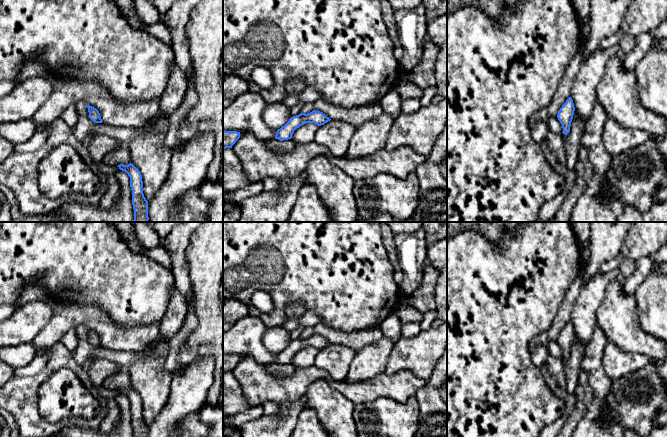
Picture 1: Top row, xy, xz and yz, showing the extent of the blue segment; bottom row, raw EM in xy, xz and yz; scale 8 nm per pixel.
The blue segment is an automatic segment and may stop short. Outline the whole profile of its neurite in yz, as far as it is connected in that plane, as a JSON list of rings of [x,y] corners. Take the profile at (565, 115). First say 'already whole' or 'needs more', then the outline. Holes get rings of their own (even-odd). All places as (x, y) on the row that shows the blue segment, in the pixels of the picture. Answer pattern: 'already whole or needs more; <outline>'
already whole; [[[571,97],[560,108],[557,118],[562,124],[563,134],[567,135],[570,132],[570,126],[573,119],[575,107]]]

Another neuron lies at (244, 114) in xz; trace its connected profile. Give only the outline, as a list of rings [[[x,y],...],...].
[[[247,91],[223,108],[223,130],[250,132],[261,140],[275,139],[278,129],[269,127],[262,118],[268,103],[256,92]]]

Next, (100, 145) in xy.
[[[93,134],[90,145],[87,148],[100,171],[106,175],[112,175],[120,171],[117,166],[109,166],[103,162],[103,158],[111,151],[121,148],[123,145],[116,139],[107,135]]]

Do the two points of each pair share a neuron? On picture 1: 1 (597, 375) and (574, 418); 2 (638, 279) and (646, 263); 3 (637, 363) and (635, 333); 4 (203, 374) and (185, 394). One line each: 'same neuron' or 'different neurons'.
1: different neurons
2: same neuron
3: different neurons
4: same neuron

